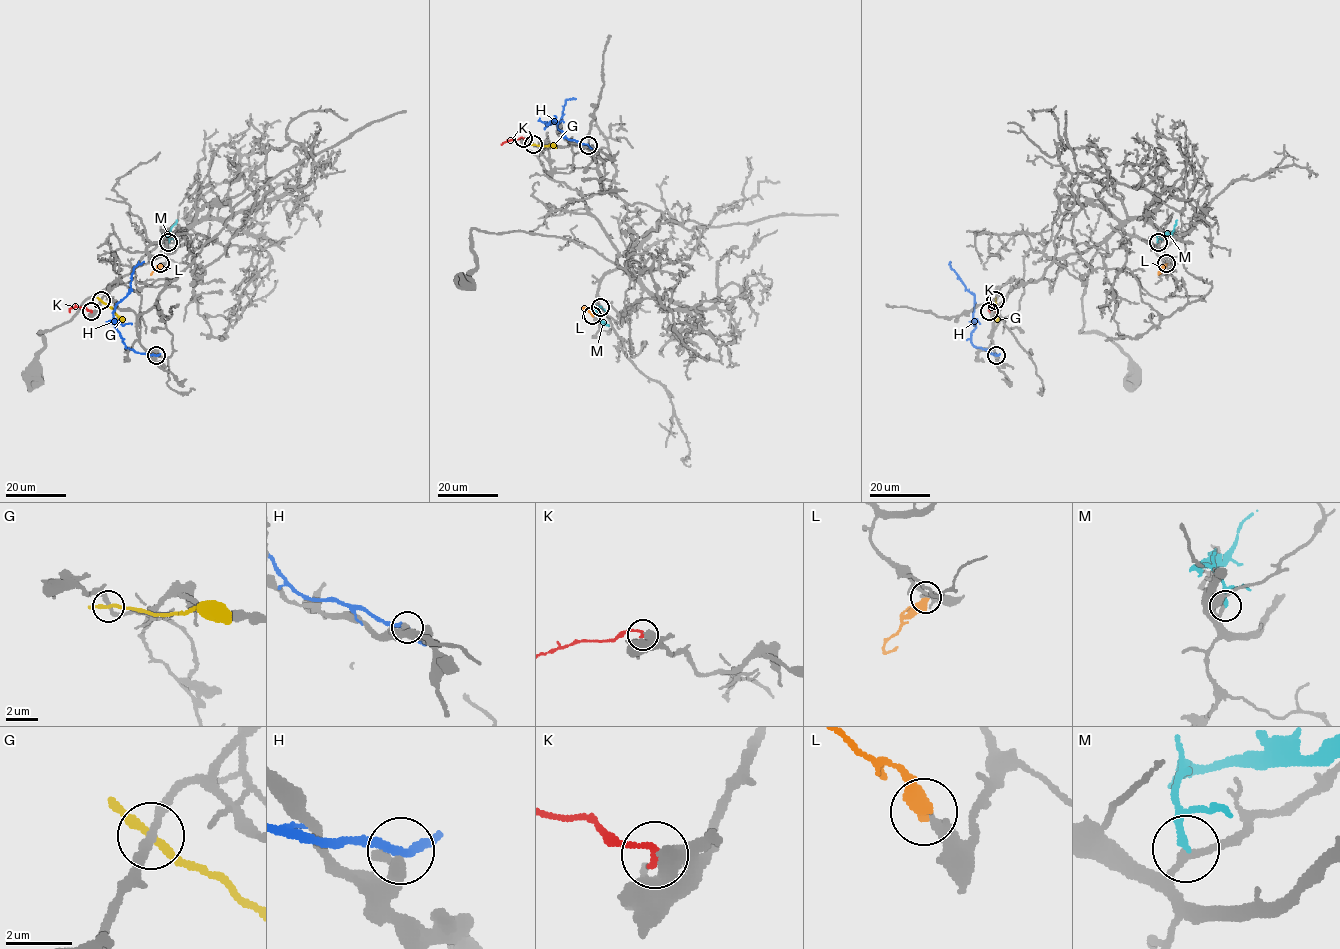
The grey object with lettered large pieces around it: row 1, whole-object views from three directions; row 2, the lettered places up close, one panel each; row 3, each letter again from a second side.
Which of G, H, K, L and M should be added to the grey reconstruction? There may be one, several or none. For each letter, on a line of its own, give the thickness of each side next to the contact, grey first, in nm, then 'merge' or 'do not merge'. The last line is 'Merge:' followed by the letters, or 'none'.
G: calibres 240 and 220 nm; do not merge
H: calibres 480 and 280 nm; do not merge
K: calibres 500 and 180 nm; do not merge
L: calibres 360 and 480 nm; do not merge
M: calibres 190 and 160 nm; do not merge
Merge: none

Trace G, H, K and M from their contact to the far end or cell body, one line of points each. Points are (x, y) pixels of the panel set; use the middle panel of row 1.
G: (533, 145), (556, 147)
H: (588, 145), (569, 139), (555, 120), (547, 124), (545, 122), (557, 124), (565, 100), (575, 99)
K: (524, 139), (502, 145)
M: (600, 306), (595, 308), (596, 313), (608, 326)

